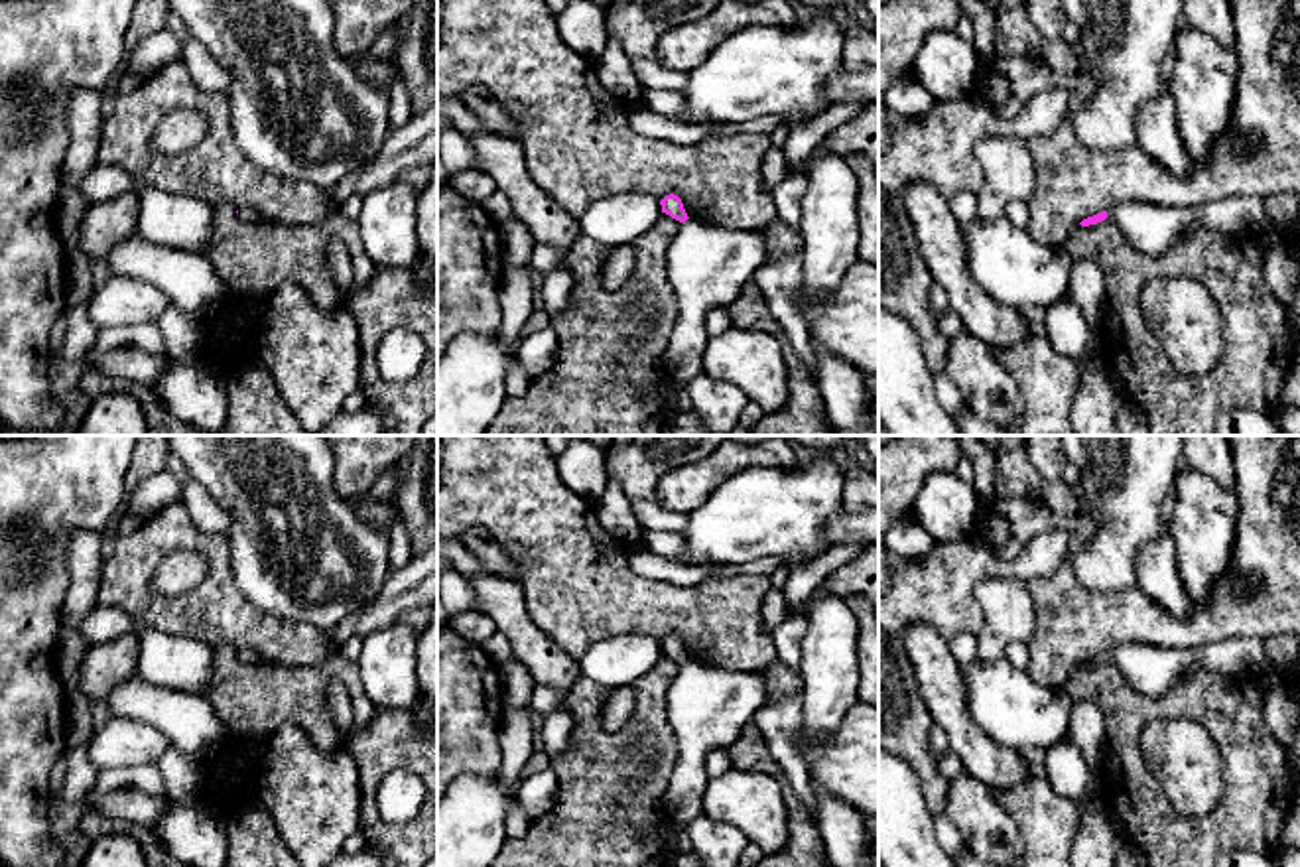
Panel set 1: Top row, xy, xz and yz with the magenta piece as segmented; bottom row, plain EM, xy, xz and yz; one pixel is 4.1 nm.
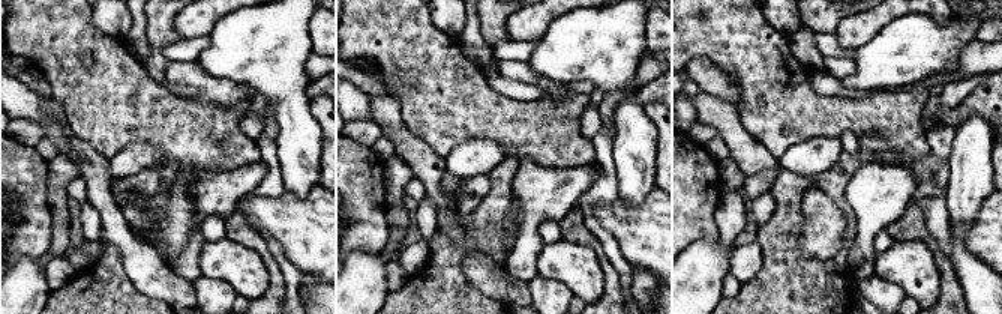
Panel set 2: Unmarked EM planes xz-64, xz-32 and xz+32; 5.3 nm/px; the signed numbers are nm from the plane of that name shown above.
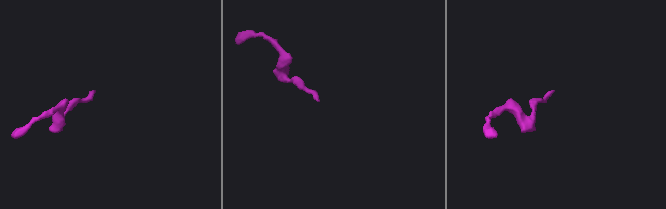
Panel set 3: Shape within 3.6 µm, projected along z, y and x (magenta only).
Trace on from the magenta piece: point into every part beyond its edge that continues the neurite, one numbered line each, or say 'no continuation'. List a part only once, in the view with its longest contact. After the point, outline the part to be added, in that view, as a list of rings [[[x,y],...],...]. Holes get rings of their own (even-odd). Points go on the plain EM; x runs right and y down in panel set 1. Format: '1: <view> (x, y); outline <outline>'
1: xz (708, 708); outline [[[695,660],[680,666],[666,696],[666,715],[676,735],[676,761],[662,796],[662,814],[678,824],[687,824],[703,814],[701,798],[707,788],[705,759],[713,749],[727,749],[766,703],[766,682],[758,672],[729,672],[709,668]]]

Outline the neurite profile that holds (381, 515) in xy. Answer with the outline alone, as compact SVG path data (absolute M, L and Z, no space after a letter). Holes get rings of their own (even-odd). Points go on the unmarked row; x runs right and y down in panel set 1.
M394 499L388 500L351 500L358 518L388 534L392 522L400 518Z

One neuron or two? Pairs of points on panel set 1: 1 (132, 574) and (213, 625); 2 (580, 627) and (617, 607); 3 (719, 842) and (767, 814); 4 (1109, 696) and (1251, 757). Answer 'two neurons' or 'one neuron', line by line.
1: one neuron
2: one neuron
3: two neurons
4: one neuron

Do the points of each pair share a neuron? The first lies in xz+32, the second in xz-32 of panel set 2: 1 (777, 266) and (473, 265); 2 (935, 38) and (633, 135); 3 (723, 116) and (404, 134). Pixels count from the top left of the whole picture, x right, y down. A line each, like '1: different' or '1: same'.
1: different
2: same
3: same

